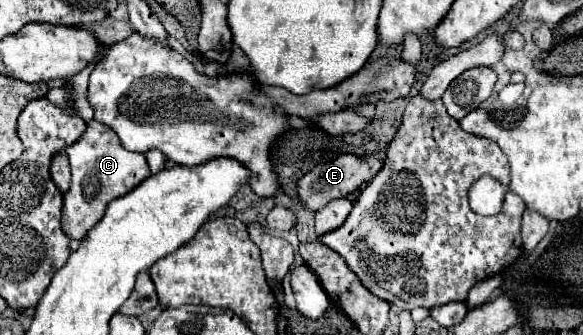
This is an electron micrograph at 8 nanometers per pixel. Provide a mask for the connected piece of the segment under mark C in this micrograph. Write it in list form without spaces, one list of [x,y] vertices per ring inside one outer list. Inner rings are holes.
[[[90,120],[80,140],[66,148],[72,166],[72,184],[70,190],[64,194],[64,208],[62,208],[62,228],[66,236],[82,240],[86,232],[98,224],[104,216],[108,202],[118,196],[124,196],[134,186],[138,186],[144,178],[150,176],[150,168],[146,164],[144,154],[130,152],[118,144],[118,136],[110,132],[104,124]]]

